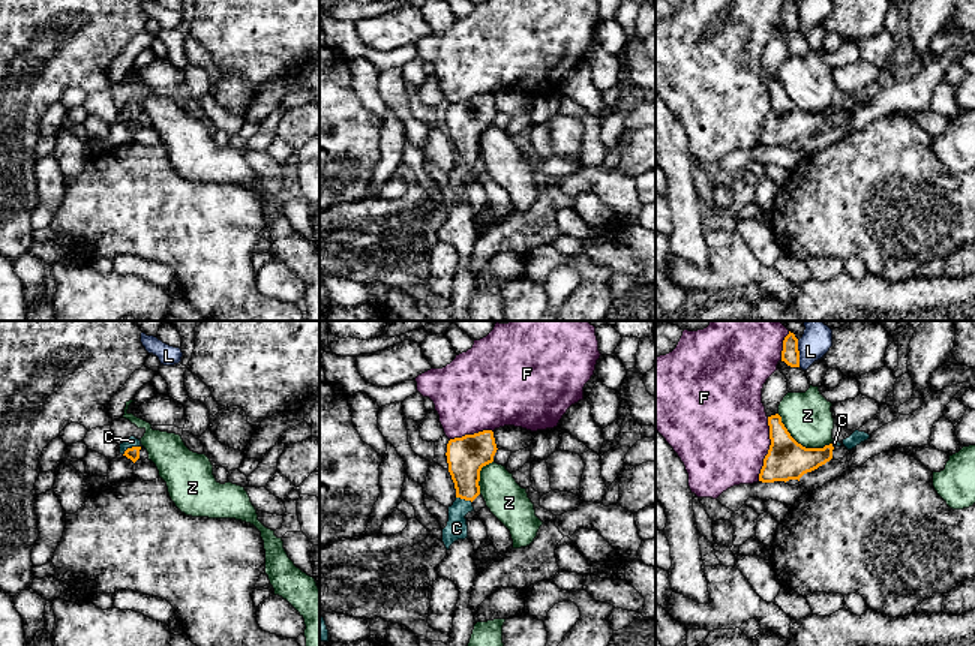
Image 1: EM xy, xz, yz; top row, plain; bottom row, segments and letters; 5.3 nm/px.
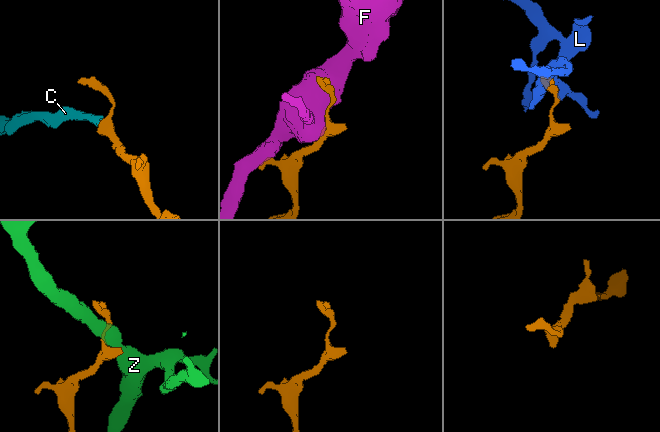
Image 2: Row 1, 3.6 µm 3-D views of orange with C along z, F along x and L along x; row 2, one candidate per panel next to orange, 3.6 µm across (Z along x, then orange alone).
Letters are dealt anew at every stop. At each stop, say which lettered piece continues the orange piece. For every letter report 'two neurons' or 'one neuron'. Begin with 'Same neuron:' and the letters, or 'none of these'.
Same neuron: C
C: one neuron
F: two neurons
L: two neurons
Z: two neurons

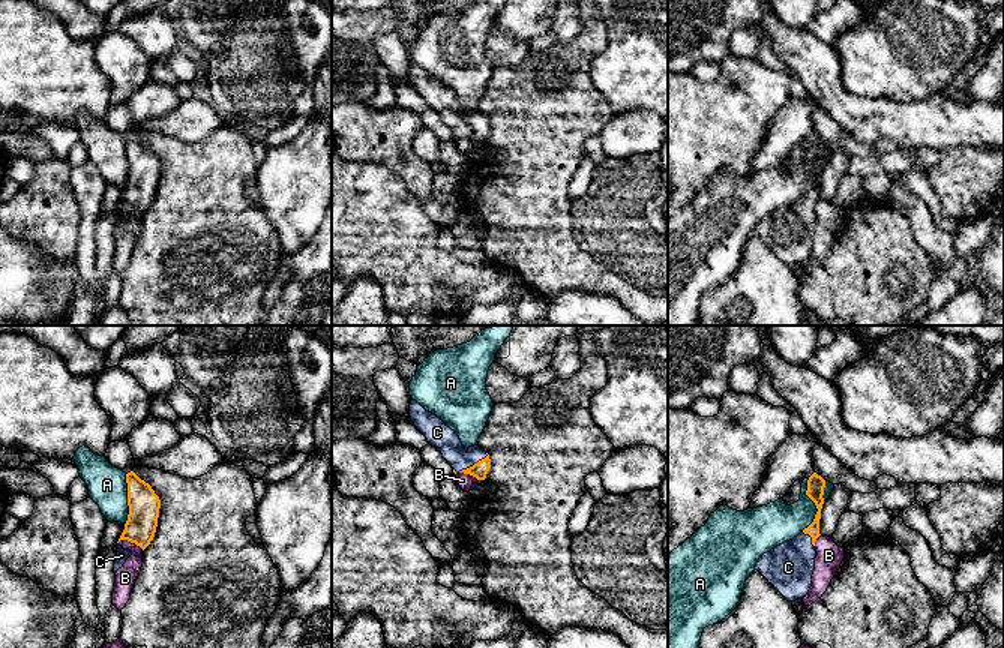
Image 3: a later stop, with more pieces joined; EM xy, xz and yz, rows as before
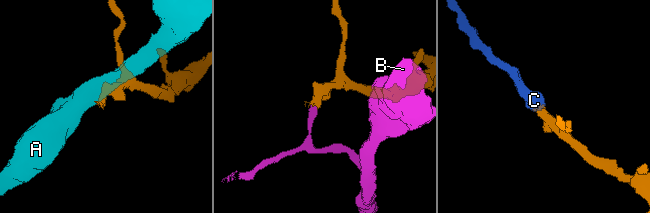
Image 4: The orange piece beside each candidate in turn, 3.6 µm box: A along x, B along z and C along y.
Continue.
Same neuron: C
A: two neurons
B: two neurons
C: one neuron

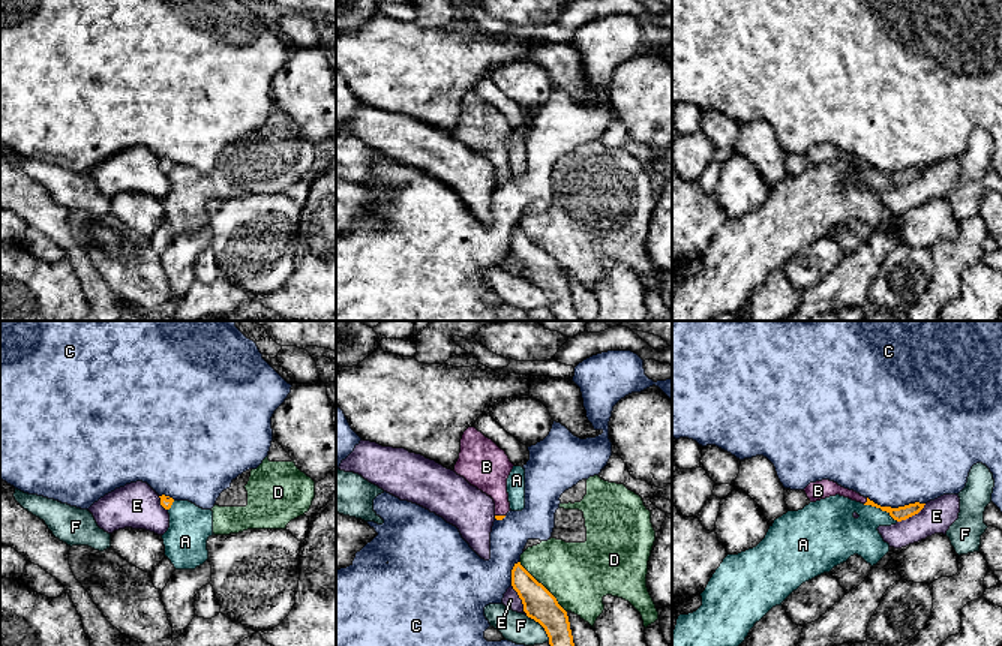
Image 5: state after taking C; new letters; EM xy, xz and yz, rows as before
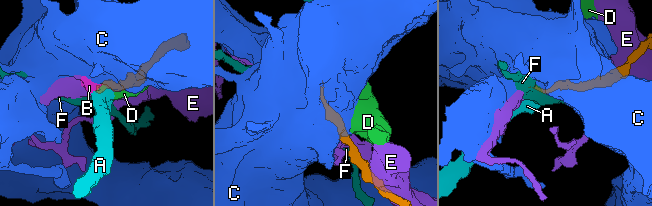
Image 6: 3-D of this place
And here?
Same neuron: B
A: two neurons
B: one neuron
C: two neurons
D: two neurons
E: two neurons
F: two neurons

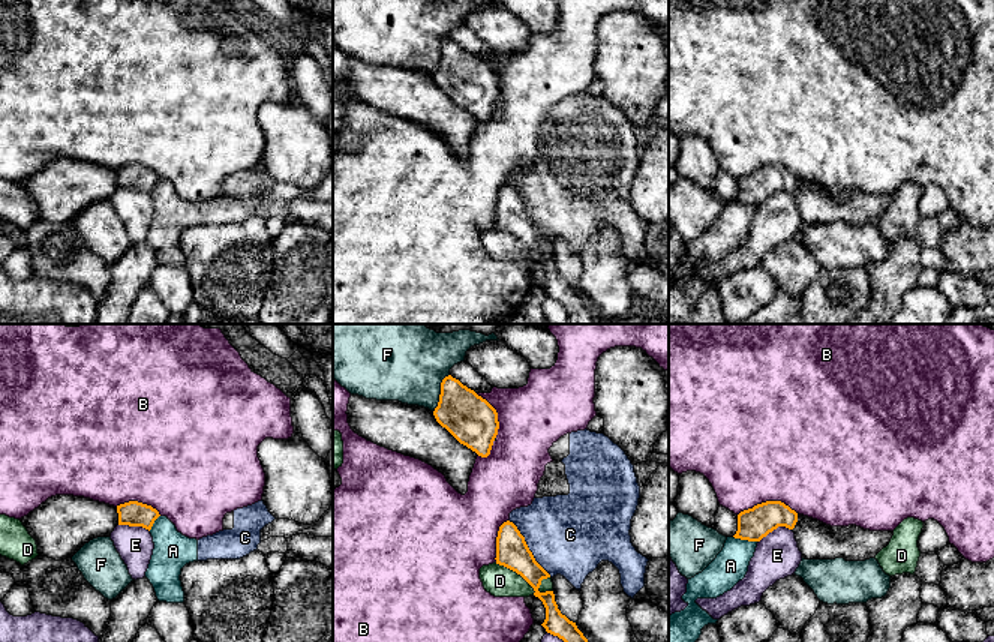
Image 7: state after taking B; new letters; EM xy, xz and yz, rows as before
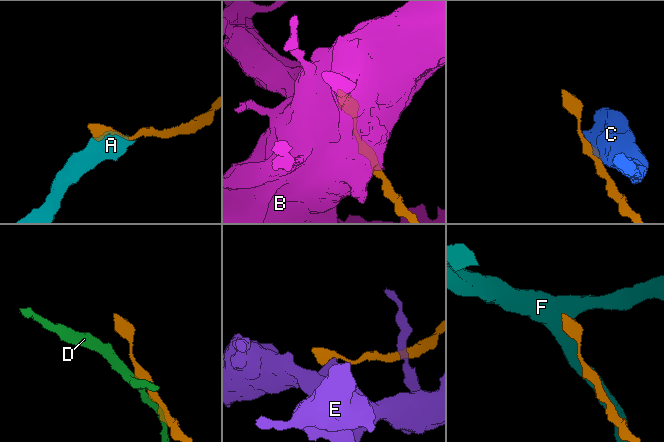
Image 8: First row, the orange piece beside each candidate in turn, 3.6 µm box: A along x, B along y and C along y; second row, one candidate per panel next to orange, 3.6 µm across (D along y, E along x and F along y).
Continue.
Same neuron: none of these
A: two neurons
B: two neurons
C: two neurons
D: two neurons
E: two neurons
F: two neurons

